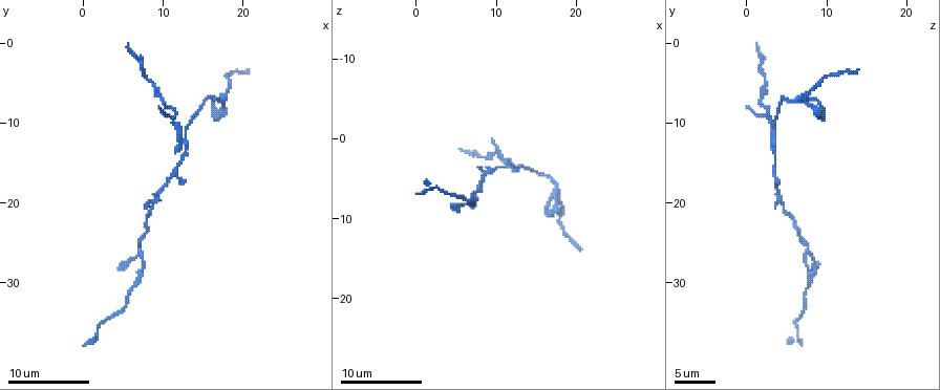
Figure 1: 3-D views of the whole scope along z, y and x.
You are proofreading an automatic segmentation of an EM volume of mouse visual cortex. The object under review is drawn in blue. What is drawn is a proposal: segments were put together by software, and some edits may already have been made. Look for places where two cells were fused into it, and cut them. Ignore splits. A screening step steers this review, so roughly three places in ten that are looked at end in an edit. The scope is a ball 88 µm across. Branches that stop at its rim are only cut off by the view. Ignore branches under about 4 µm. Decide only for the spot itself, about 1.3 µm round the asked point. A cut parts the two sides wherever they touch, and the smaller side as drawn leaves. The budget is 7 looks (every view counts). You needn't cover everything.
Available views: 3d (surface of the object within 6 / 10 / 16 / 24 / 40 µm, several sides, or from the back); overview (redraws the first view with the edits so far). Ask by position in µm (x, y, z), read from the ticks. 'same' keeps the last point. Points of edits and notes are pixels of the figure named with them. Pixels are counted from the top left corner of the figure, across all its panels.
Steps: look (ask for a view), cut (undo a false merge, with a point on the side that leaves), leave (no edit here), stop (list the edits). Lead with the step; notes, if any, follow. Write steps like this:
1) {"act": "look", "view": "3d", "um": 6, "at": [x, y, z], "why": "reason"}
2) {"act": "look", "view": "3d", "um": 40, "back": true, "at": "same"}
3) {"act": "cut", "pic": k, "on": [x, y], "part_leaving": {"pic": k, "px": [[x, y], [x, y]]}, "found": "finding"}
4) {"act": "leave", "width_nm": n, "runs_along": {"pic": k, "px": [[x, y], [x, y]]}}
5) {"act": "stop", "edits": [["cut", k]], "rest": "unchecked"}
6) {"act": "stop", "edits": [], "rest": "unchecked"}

{"act": "look", "view": "3d", "um": 6, "at": [17.2, 7.0, 7.2], "why": "four or more arms meet"}

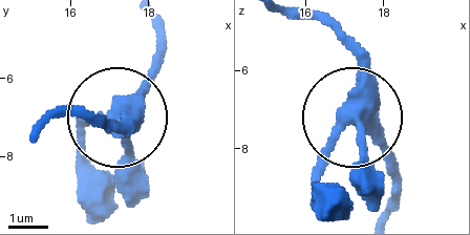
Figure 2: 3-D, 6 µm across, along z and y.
{"act": "leave", "width_nm": 390, "runs_along": {"pic": 2, "px": [[320, 19], [360, 76], [350, 119], [360, 193]]}, "found": "continuous, no second cell"}

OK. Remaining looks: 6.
{"act": "look", "view": "3d", "um": 16, "at": [12.6, 12.4, 3.6], "why": "four-way junction"}

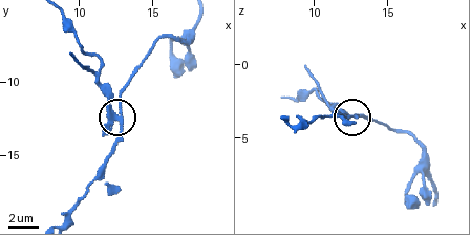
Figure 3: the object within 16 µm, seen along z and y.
{"act": "look", "view": "3d", "um": 16, "back": true, "at": "same", "why": "other side"}

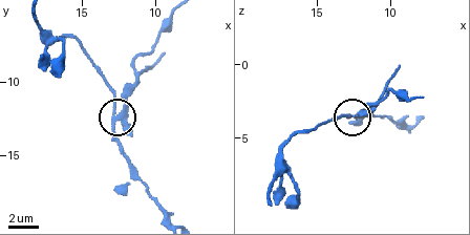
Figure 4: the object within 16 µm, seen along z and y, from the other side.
{"act": "cut", "pic": 4, "on": [132, 137], "part_leaving": {"pic": 4, "px": [[114, 122], [135, 78], [134, 63], [152, 47], [167, 18]]}, "found": "two cells meet here"}

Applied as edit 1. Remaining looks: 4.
{"act": "look", "view": "overview"}

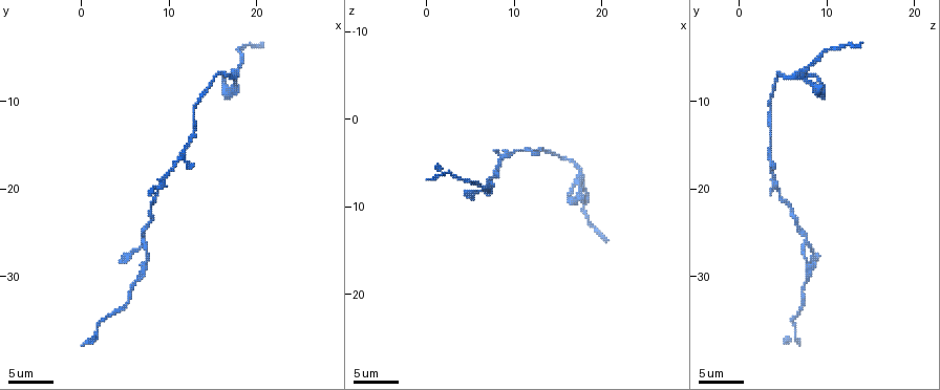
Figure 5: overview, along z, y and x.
{"act": "look", "view": "3d", "um": 10, "at": [11.0, 16.6, 3.2], "why": "thick turns thin"}

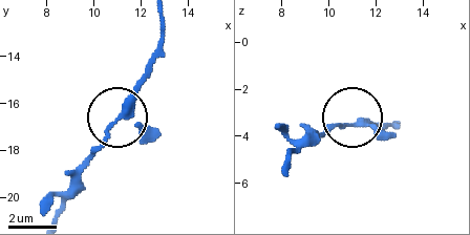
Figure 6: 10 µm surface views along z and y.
{"act": "leave", "runs_along": {"pic": 6, "px": [[95, 146], [151, 71]]}, "found": "all the same cell"}

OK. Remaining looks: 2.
{"act": "look", "view": "3d", "um": 6, "at": [8.6, 20.0, 4.4], "why": "three arms meet"}

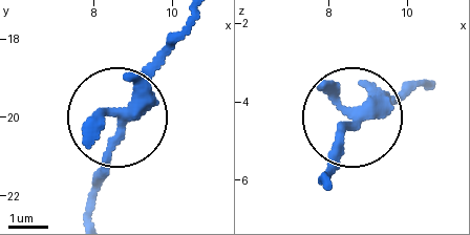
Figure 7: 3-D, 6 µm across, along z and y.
{"act": "look", "view": "3d", "um": 6, "back": true, "at": [8.75, 20.15, 4.40]}

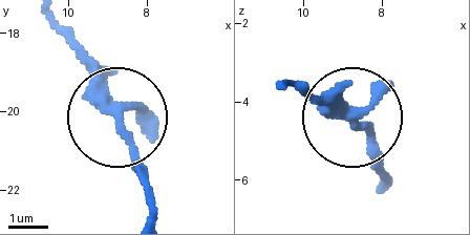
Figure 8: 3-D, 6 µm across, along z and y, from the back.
{"act": "leave", "arms": 3, "runs_along": {"pic": 8, "px": [[68, 33], [146, 187]]}, "found": "all the same cell"}

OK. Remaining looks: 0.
{"act": "stop", "edits": [["cut", 4]], "rest": "unchecked"}

